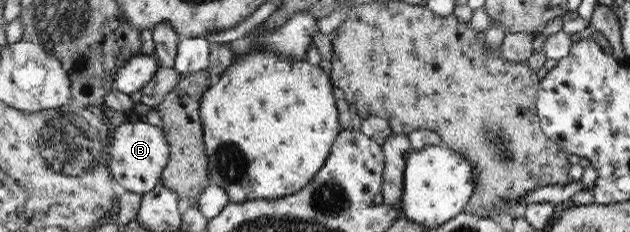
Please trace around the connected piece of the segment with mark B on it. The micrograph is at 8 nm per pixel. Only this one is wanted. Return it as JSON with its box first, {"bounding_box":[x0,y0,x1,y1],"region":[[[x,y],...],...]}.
{"bounding_box":[113,120,172,195],"region":[[[146,120],[125,122],[114,131],[113,148],[114,178],[128,191],[146,195],[162,184],[172,158],[172,146],[163,127],[153,126]]]}

